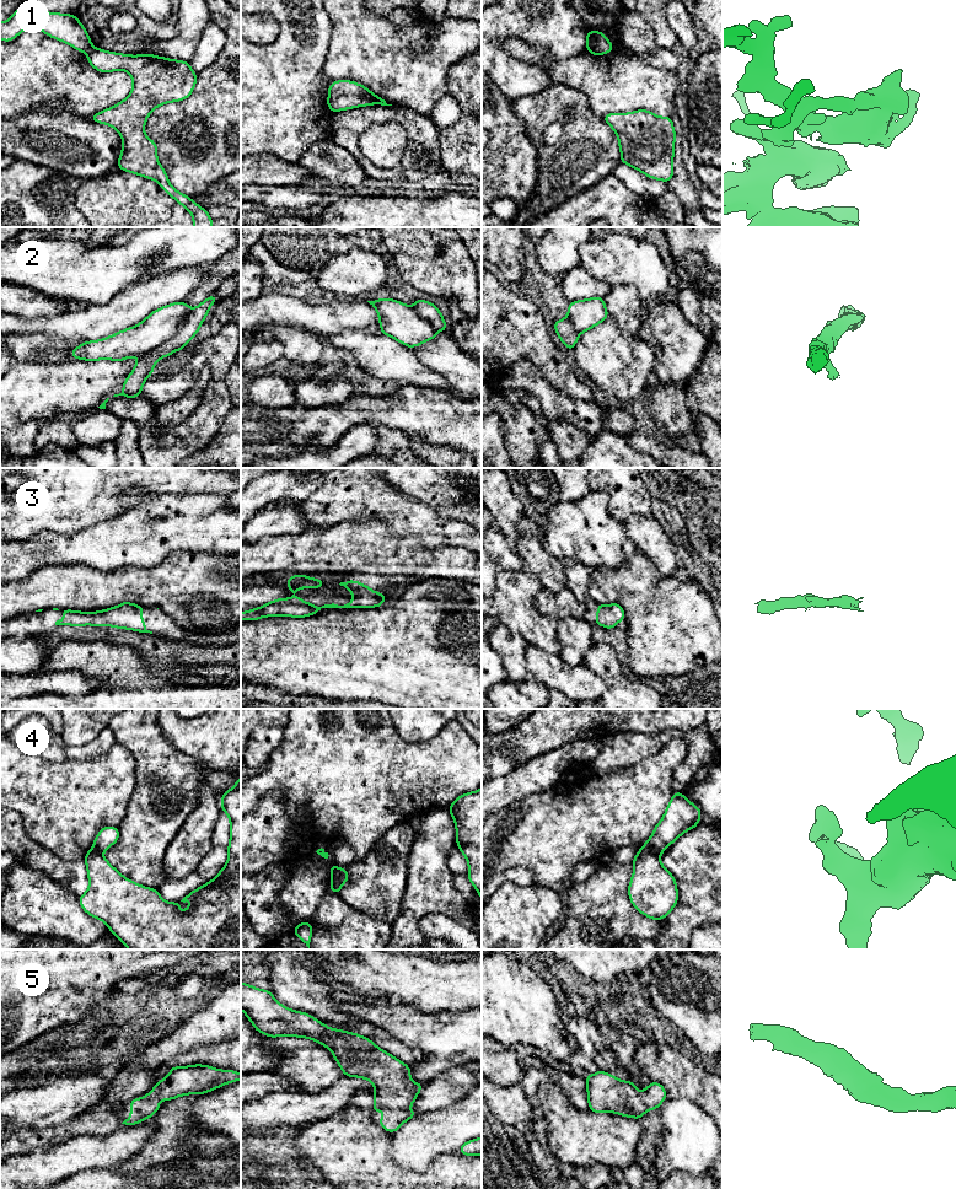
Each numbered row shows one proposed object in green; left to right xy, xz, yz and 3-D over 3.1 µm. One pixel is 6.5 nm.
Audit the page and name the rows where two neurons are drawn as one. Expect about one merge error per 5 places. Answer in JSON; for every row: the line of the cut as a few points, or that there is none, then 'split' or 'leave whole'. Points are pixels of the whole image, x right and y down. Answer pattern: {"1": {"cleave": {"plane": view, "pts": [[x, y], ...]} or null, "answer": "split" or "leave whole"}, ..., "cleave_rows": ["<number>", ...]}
{"1": {"cleave": {"plane": "xy", "pts": [[92, 47], [86, 53]]}, "answer": "split"}, "2": {"cleave": {"plane": "xy", "pts": [[192, 310], [170, 338], [140, 356]]}, "answer": "split"}, "3": {"cleave": null, "answer": "leave whole"}, "4": {"cleave": {"plane": "yz", "pts": [[642, 846], [650, 848], [660, 854]]}, "answer": "split"}, "5": {"cleave": null, "answer": "leave whole"}, "cleave_rows": ["1", "2", "4"]}

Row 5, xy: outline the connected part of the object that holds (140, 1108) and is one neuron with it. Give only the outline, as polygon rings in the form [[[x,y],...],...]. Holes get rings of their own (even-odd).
[[[209,1065],[172,1066],[170,1074],[159,1081],[144,1098],[133,1098],[130,1118],[122,1124],[135,1125],[151,1118],[161,1107],[157,1102],[171,1101],[186,1094],[203,1094],[224,1085],[241,1080],[232,1070],[217,1070]]]

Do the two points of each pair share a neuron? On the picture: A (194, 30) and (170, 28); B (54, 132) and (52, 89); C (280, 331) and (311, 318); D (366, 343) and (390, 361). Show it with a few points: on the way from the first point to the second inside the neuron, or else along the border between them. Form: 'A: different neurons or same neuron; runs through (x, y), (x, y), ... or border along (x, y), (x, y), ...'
A: different neurons; border along (177, 12), (177, 33), (165, 39), (150, 39)
B: different neurons; border along (25, 111), (47, 108), (64, 100), (79, 116)
C: different neurons; border along (264, 326), (296, 324), (318, 334)
D: same neuron; runs through (372, 349), (383, 358)

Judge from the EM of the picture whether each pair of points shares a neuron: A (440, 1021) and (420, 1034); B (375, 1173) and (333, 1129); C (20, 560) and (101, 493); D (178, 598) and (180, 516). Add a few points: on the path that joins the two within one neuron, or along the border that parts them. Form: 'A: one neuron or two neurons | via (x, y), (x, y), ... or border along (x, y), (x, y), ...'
A: one neuron | via (435, 1026), (429, 1032), (425, 1032)
B: one neuron | via (365, 1162), (344, 1140)
C: two neurons | border along (82, 528), (71, 533), (39, 531), (26, 538)
D: two neurons | border along (208, 552), (175, 550), (155, 565)

